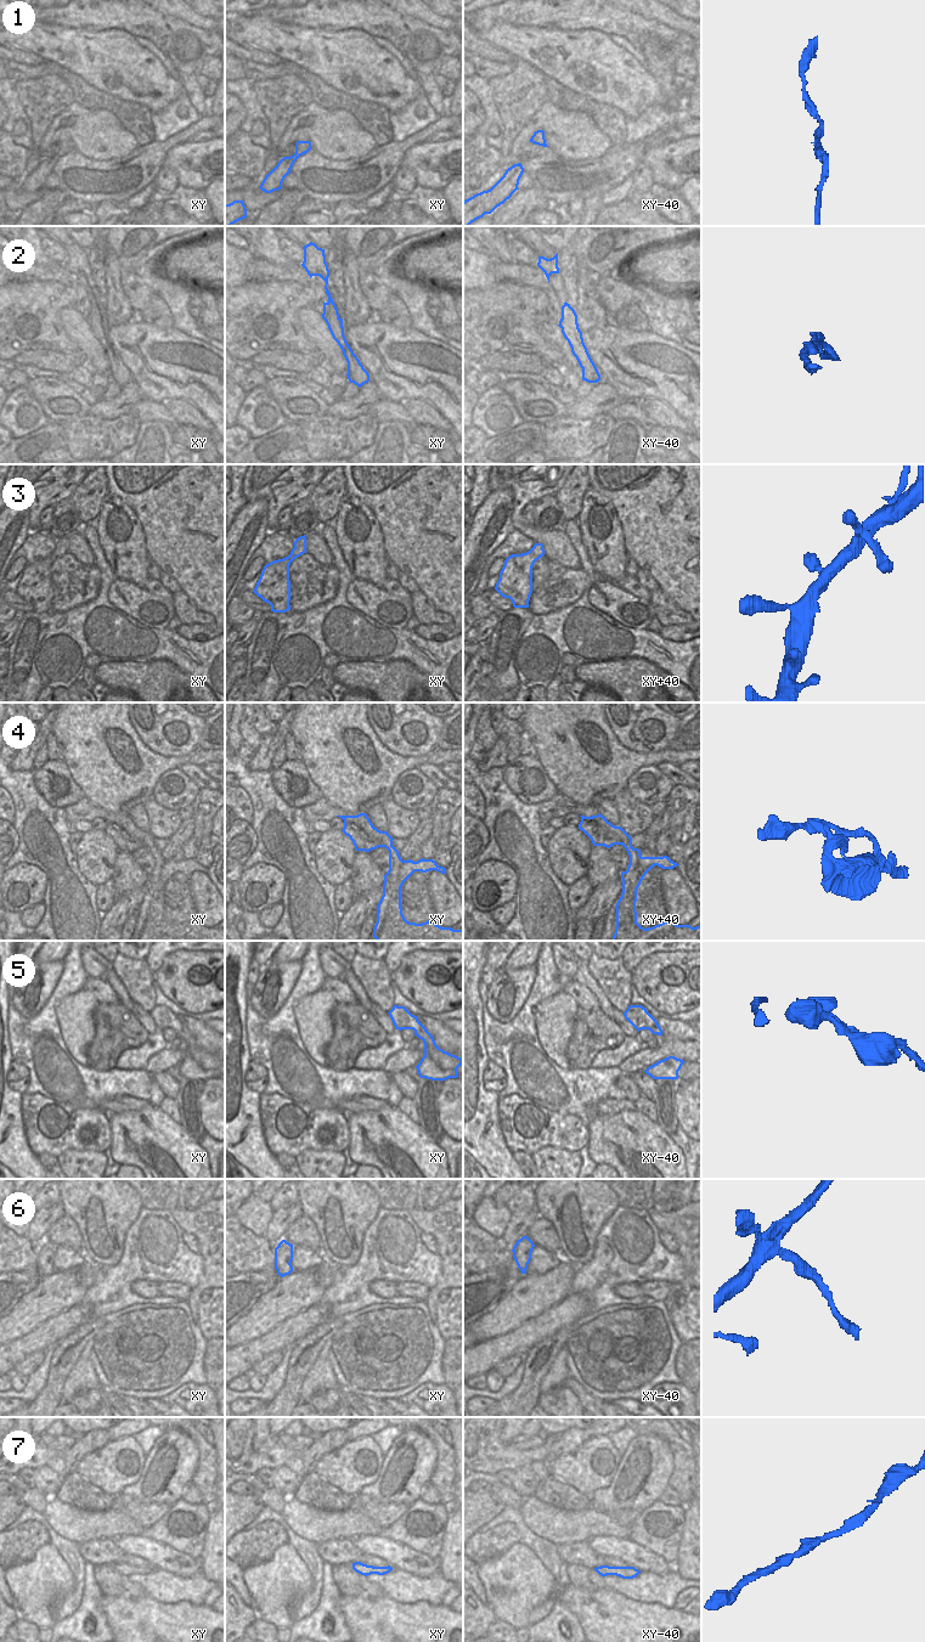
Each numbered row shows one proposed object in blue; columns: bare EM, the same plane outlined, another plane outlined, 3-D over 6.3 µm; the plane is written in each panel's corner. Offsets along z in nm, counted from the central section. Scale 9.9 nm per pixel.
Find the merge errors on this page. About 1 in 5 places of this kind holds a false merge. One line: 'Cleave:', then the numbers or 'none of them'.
Cleave: 6.

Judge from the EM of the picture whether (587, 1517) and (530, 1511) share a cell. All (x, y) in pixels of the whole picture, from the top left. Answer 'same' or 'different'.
same

